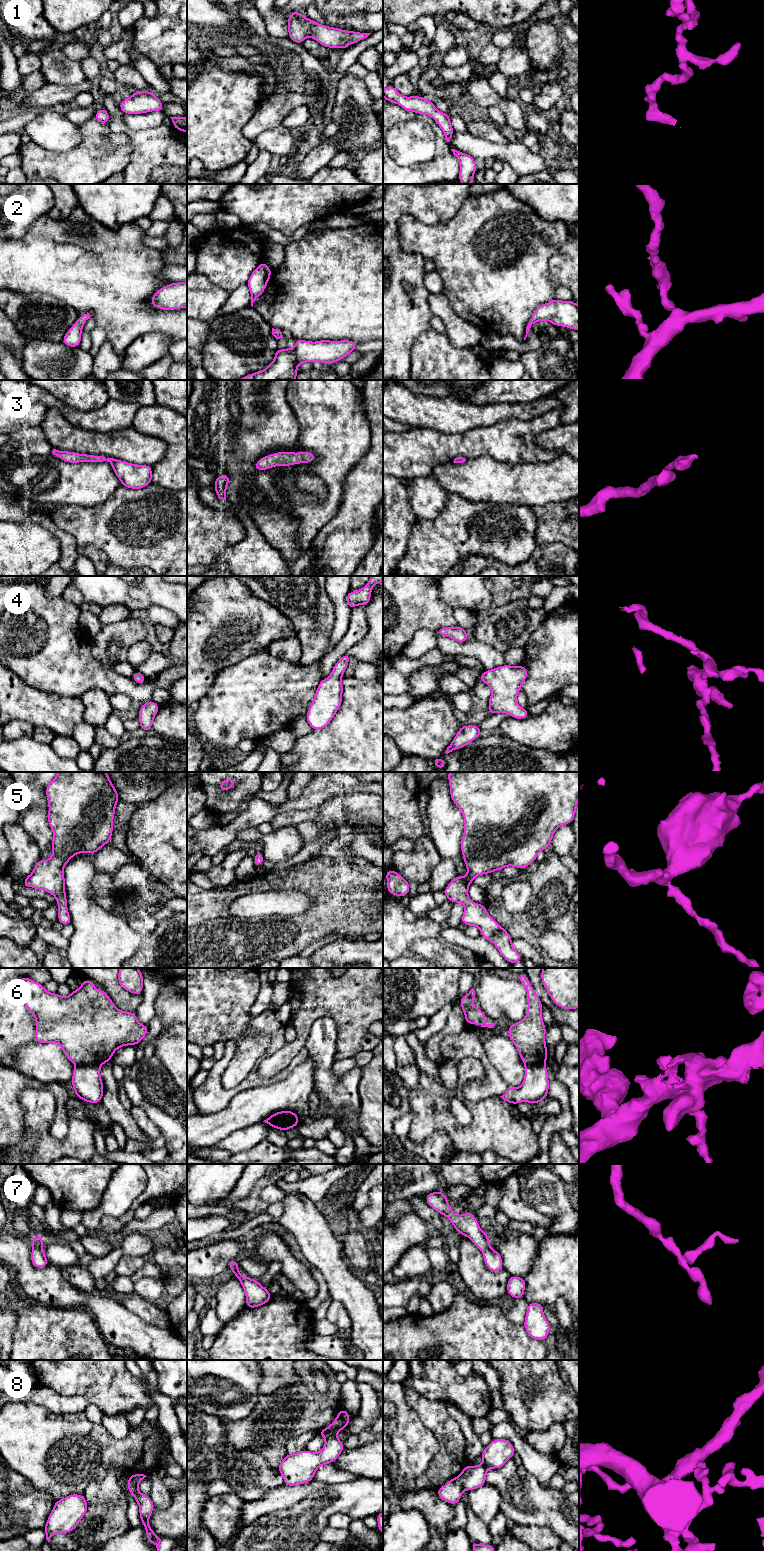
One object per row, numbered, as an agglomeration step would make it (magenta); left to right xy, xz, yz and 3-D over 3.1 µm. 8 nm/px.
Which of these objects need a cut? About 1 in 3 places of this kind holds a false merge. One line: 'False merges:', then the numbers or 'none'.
False merges: 6, 8

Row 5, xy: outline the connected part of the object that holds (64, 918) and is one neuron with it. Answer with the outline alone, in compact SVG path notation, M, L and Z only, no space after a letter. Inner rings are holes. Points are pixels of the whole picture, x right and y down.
M58 772L45 790L49 806L48 824L54 835L51 842L53 854L45 861L39 858L33 872L24 879L23 886L52 894L58 902L58 922L64 926L71 924L64 867L76 854L96 854L111 841L115 807L120 798L106 772Z

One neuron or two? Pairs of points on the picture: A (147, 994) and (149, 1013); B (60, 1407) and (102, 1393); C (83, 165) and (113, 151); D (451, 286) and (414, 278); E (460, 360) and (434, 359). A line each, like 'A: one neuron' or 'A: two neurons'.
A: one neuron
B: two neurons
C: one neuron
D: two neurons
E: one neuron

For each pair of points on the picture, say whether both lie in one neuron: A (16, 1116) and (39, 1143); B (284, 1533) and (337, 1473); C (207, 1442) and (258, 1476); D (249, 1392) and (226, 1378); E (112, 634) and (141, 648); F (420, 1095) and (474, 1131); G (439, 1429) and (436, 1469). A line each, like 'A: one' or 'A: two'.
A: two
B: two
C: one
D: one
E: two
F: one
G: one

